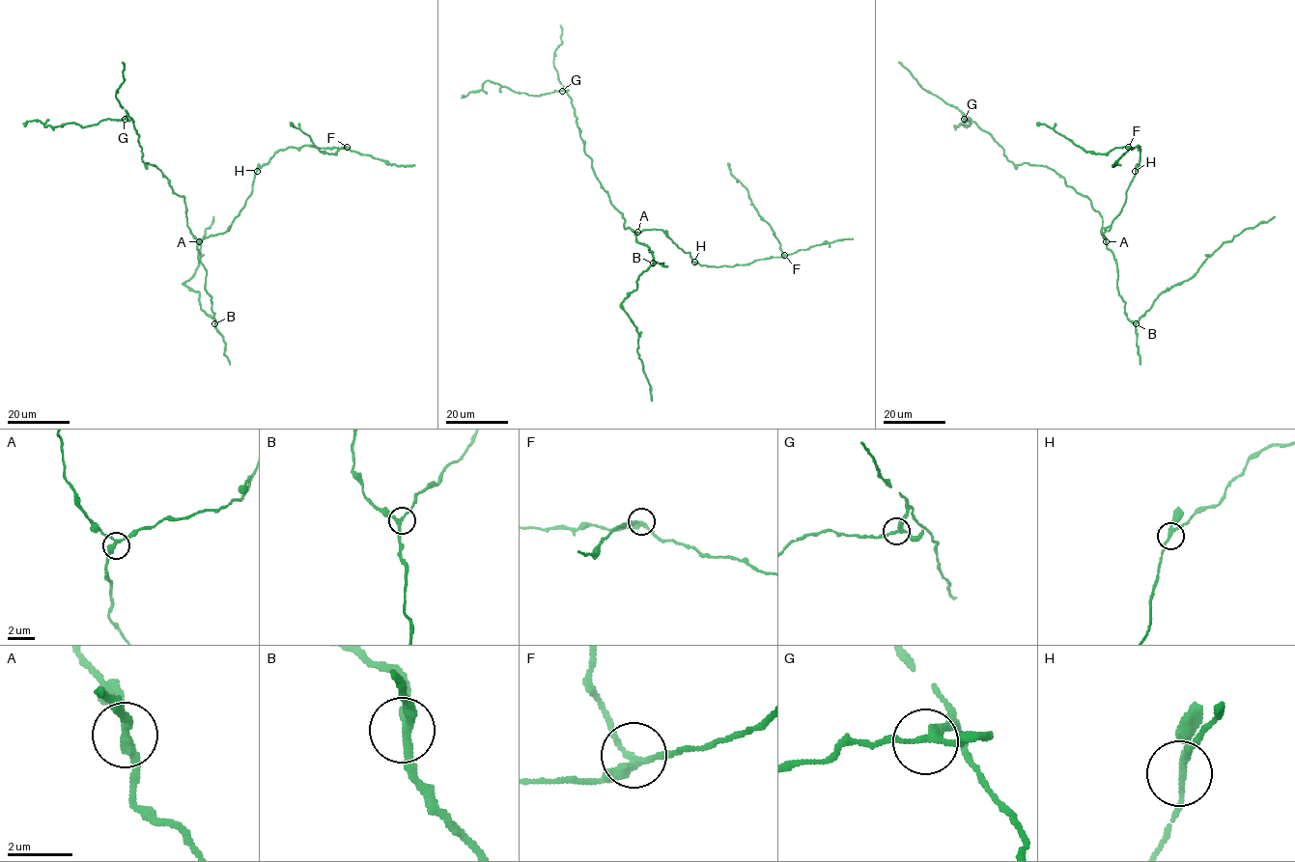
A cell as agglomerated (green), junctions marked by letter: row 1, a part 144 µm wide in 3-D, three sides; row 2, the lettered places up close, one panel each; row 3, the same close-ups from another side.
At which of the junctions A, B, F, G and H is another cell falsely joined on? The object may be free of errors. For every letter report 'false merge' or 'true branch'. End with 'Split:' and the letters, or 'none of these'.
A: true branch
B: true branch
F: true branch
G: false merge
H: true branch
Split: G

